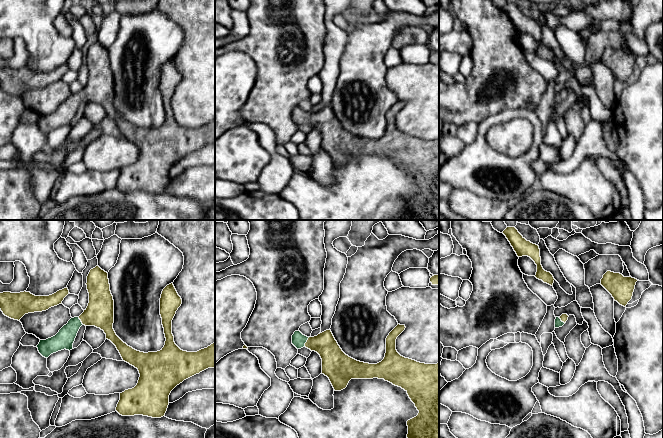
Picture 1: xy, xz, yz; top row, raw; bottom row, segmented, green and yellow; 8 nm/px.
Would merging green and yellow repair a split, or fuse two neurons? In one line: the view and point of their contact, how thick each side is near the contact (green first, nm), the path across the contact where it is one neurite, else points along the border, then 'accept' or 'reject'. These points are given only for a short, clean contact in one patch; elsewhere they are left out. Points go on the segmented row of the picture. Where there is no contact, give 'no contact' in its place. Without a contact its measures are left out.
contact xz (306, 341); calibres 110 and 180 nm; way xz (298, 339), (306, 341), (319, 343), (332, 356); accept

